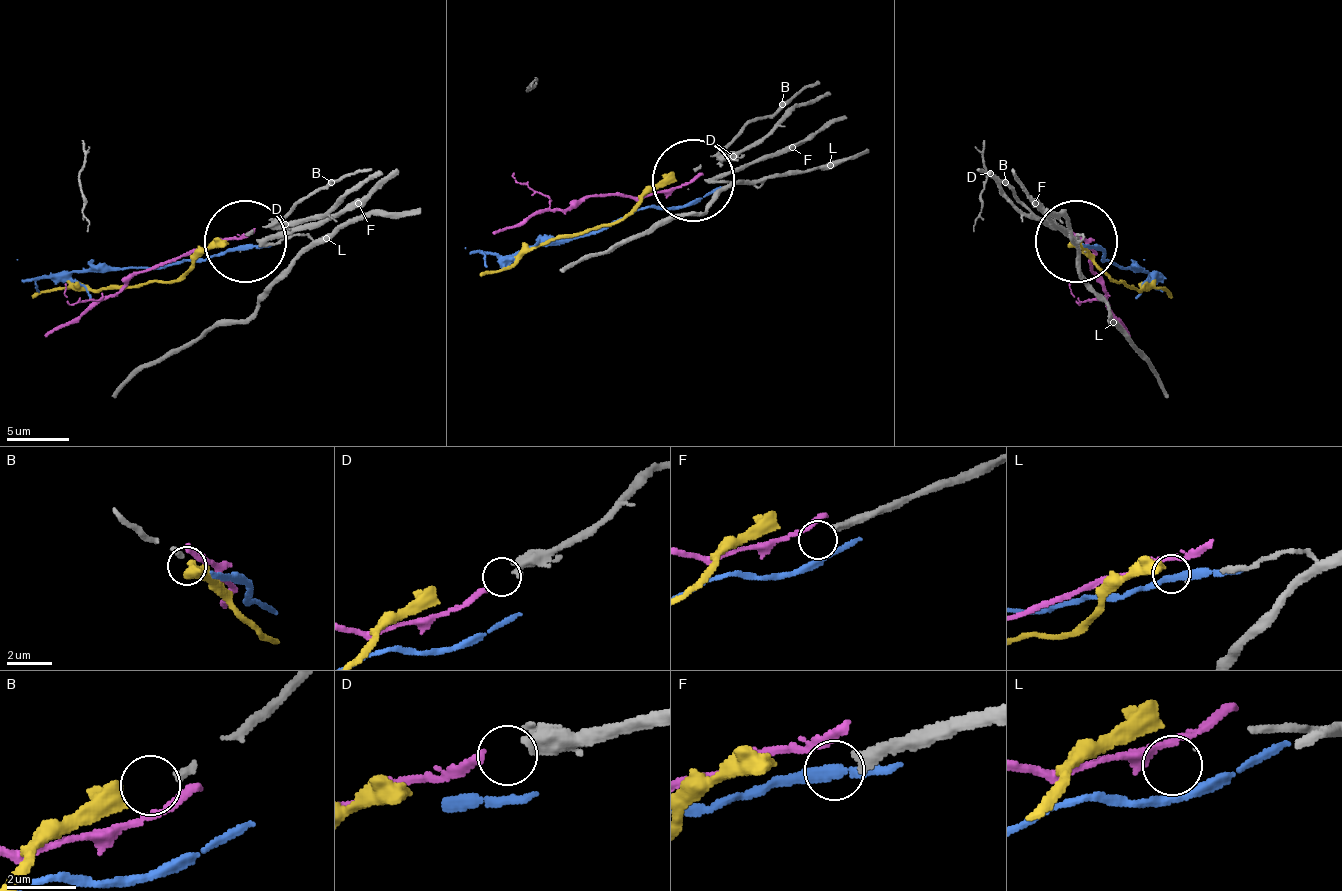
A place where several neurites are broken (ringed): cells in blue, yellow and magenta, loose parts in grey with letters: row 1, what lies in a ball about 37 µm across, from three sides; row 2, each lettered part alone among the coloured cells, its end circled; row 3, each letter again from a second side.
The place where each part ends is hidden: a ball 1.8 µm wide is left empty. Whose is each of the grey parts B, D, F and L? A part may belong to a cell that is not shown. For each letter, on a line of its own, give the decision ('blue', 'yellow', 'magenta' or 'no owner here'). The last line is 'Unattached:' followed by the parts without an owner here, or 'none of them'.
B: yellow
D: magenta
F: no owner here
L: no owner here
Unattached: F, L

